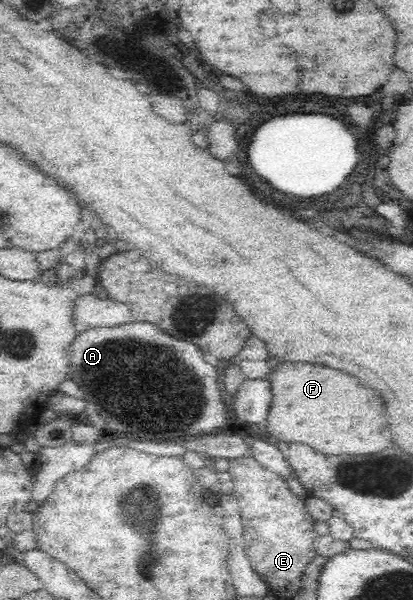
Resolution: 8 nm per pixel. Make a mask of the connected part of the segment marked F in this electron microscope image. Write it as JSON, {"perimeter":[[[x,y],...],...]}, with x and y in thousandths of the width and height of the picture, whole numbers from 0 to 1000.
{"perimeter":[[[692,603],[676,607],[646,635],[659,652],[659,677],[630,713],[663,735],[746,740],[789,760],[818,757],[910,757],[944,743],[930,670],[915,653],[886,647],[867,630],[785,610]]]}

